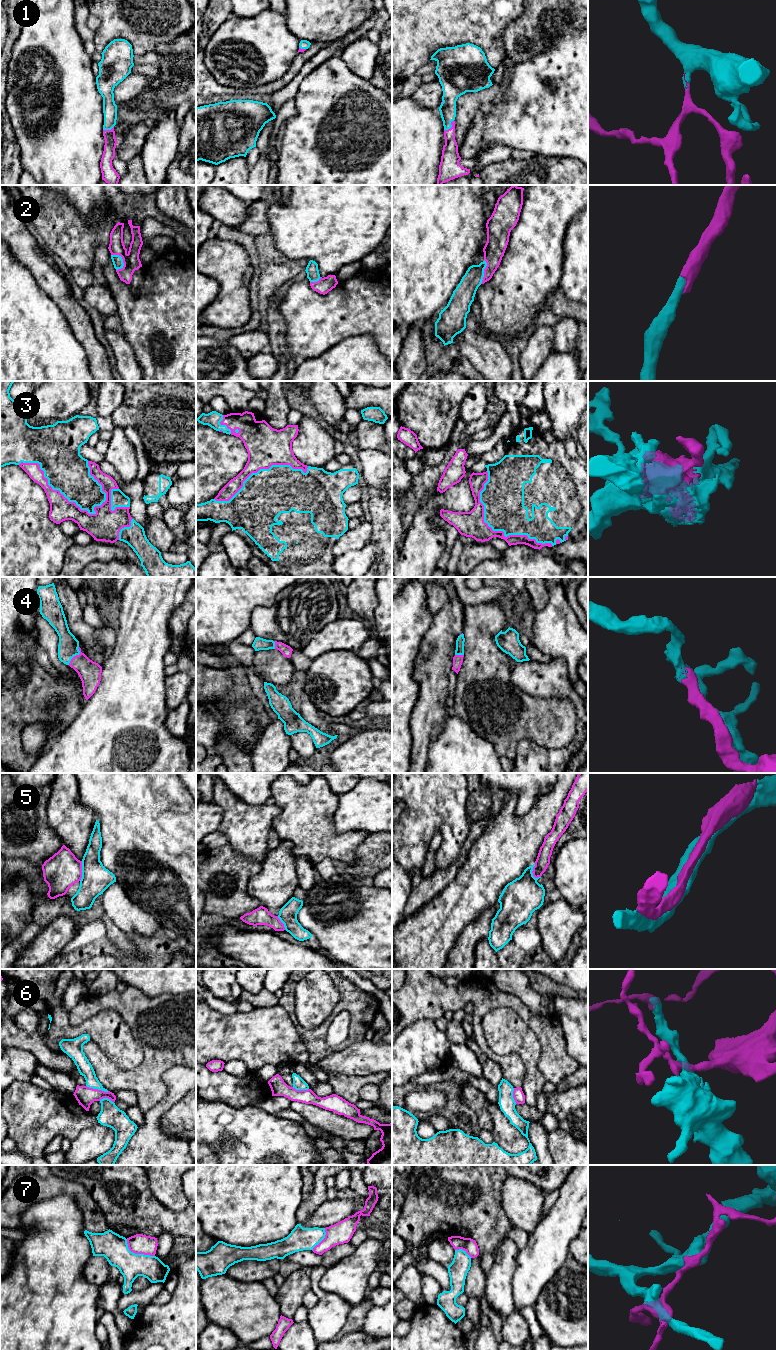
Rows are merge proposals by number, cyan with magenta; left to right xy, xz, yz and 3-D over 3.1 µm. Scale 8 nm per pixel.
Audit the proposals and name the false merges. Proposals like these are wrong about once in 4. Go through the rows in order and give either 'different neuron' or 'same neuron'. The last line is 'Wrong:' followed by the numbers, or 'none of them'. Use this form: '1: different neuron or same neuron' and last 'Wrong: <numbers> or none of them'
1: same neuron
2: same neuron
3: same neuron
4: same neuron
5: same neuron
6: different neuron
7: different neuron
Wrong: 6, 7

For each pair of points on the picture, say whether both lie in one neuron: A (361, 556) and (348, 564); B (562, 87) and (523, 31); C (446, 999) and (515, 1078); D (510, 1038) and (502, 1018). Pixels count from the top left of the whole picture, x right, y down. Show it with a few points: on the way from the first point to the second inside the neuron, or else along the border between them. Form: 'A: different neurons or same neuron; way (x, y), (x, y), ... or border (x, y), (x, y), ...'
A: same neuron; way (358, 559), (351, 564)
B: different neurons; border (556, 38), (550, 48), (517, 64)
C: same neuron; way (473, 1000), (478, 1005), (479, 1033), (491, 1054)
D: same neuron; way (507, 1033), (502, 1027), (502, 1023)

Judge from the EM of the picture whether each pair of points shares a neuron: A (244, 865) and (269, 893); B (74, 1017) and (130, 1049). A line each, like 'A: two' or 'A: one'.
A: two
B: two

